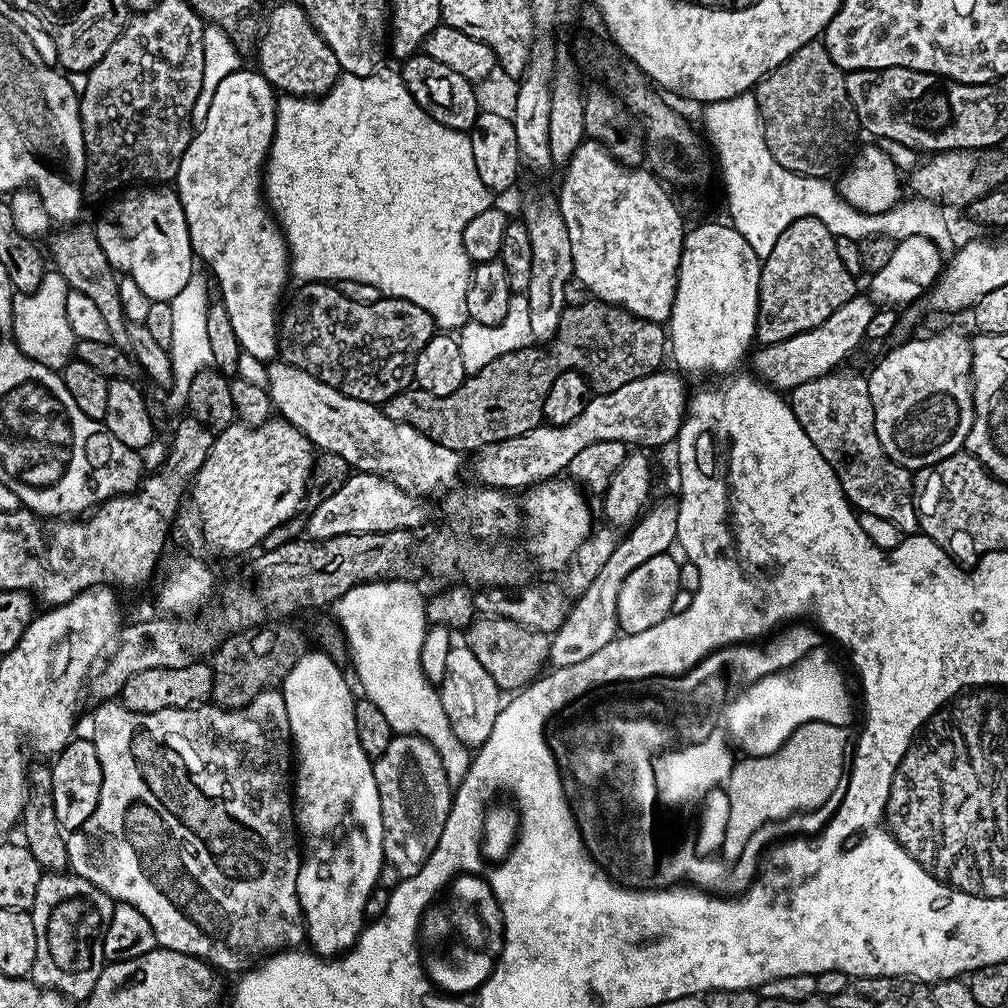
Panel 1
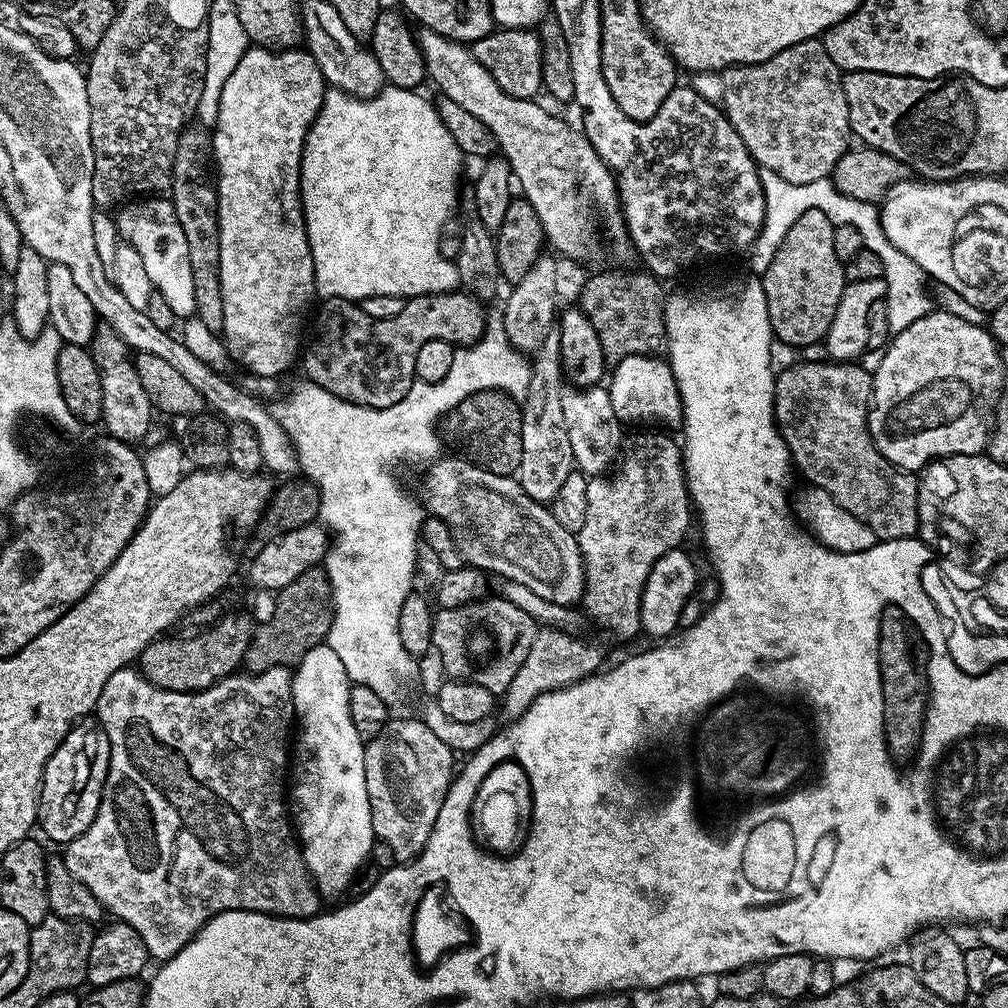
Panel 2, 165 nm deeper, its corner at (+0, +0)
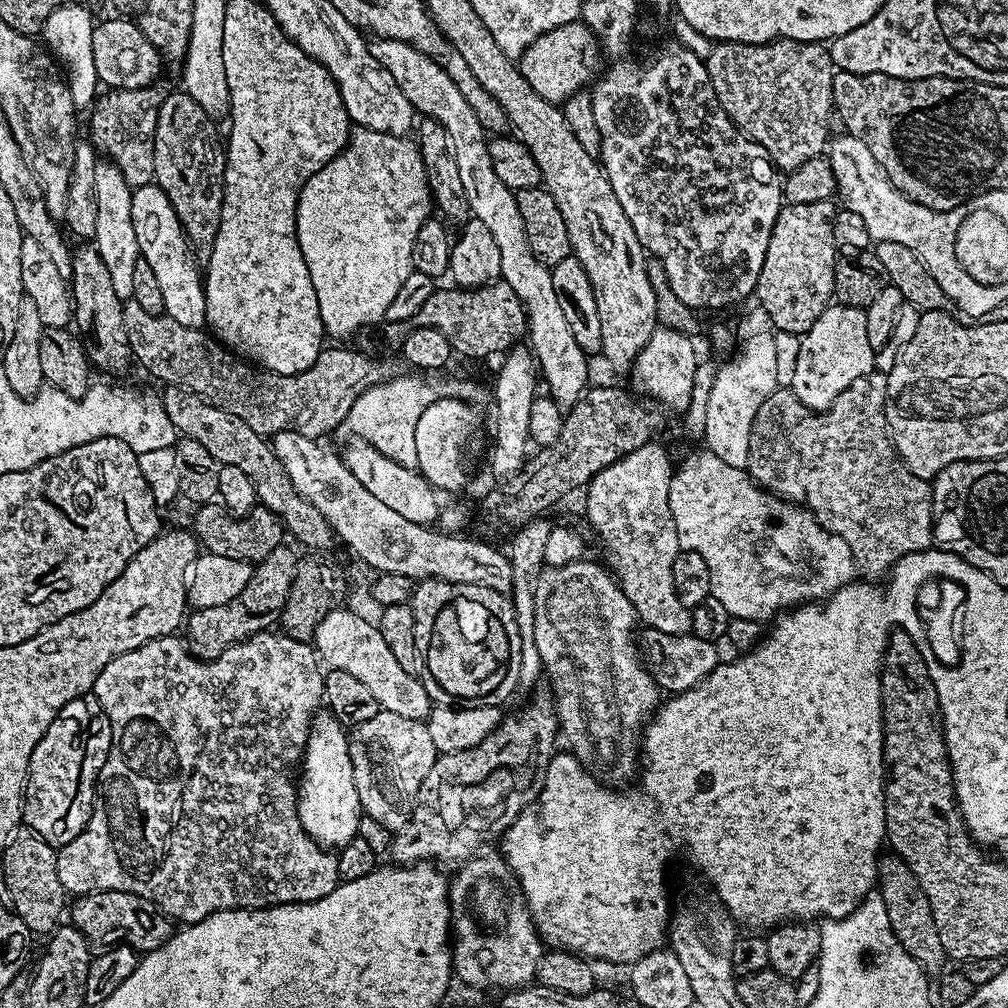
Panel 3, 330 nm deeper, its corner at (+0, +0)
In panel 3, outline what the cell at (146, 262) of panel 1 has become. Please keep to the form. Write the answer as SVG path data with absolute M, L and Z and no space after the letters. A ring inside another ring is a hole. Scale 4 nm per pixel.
M155 182L144 184L132 193L130 214L141 257L150 262L150 270L154 270L158 277L166 315L174 318L174 322L182 322L182 326L203 329L206 324L206 298L202 272L174 214L174 206L170 206L170 198L166 198Z

